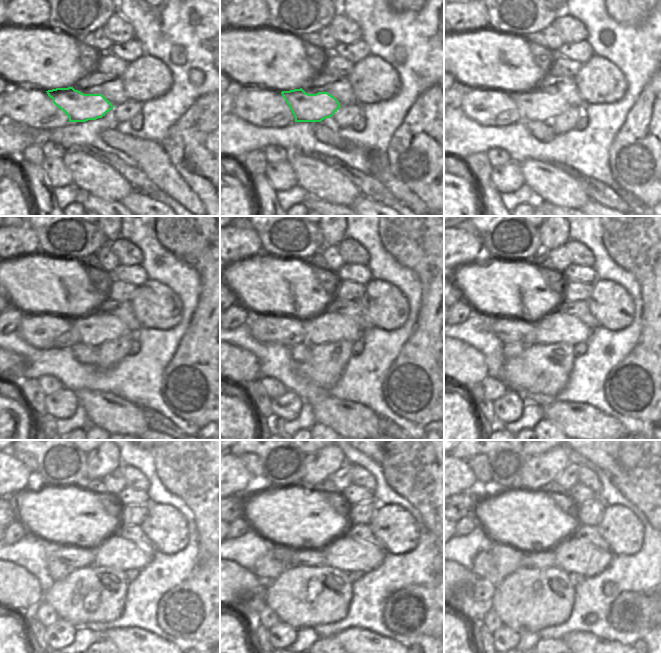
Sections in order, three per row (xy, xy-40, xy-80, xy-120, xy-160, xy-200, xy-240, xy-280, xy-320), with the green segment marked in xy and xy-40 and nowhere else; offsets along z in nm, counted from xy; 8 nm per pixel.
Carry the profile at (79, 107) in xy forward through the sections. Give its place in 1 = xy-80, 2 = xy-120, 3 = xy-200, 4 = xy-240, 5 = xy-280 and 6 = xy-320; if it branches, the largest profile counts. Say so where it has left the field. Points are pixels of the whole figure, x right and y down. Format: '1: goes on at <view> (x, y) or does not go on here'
1: goes on at xy-80 (540, 106)
2: goes on at xy-120 (94, 330)
3: goes on at xy-200 (554, 327)
4: goes on at xy-240 (112, 551)
5: goes on at xy-280 (346, 554)
6: goes on at xy-320 (572, 555)

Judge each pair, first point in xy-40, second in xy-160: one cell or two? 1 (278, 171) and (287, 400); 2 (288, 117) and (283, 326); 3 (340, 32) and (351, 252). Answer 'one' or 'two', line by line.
1: one
2: one
3: one

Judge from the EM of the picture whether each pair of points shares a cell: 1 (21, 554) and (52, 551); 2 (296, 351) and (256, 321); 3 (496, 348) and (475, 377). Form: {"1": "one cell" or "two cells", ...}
{"1": "two cells", "2": "two cells", "3": "two cells"}

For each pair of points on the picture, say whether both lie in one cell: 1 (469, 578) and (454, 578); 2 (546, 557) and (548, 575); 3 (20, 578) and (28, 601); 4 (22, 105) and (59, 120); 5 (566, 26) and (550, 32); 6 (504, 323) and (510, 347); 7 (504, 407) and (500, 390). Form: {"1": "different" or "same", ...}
{"1": "same", "2": "different", "3": "same", "4": "same", "5": "different", "6": "different", "7": "different"}

